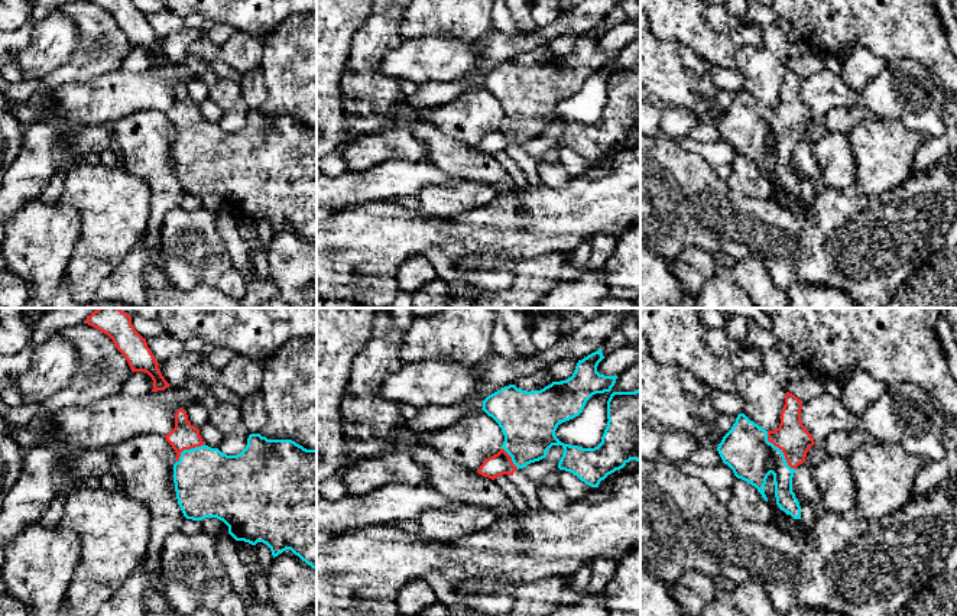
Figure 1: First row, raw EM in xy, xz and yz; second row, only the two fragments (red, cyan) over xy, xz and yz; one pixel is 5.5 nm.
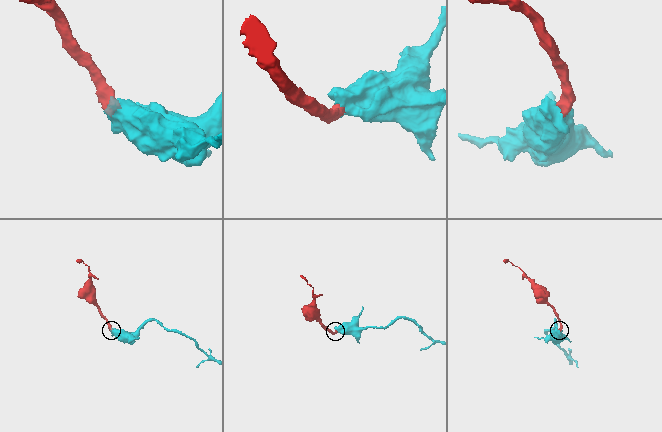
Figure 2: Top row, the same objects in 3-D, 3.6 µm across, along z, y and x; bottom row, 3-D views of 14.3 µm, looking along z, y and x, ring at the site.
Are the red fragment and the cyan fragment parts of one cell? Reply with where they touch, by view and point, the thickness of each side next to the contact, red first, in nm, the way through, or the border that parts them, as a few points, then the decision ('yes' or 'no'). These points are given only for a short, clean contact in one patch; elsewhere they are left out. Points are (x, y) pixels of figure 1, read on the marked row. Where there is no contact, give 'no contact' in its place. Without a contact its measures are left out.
yz (779, 448) | 180/280 nm | across yz (791, 437), (779, 448), (745, 448) | yes

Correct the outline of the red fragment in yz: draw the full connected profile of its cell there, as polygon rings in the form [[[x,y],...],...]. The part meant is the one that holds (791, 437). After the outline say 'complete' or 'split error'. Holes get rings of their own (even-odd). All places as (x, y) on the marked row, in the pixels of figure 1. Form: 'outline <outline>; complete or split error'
outline [[[786,392],[781,424],[775,431],[766,431],[739,414],[717,447],[723,463],[734,476],[755,486],[766,502],[765,484],[772,473],[776,505],[794,519],[801,519],[801,506],[792,492],[792,477],[815,444],[802,425],[801,409],[802,402]]]; split error

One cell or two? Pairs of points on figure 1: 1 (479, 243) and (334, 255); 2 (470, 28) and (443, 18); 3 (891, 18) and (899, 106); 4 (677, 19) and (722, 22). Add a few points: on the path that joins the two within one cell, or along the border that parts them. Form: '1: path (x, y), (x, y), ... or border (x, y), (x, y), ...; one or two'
1: path (443, 237), (376, 237), (370, 240); one
2: path (463, 20), (460, 18), (450, 18); one
3: border (889, 60), (917, 60), (927, 70); two
4: border (704, 15), (704, 22), (711, 29), (727, 33); two

